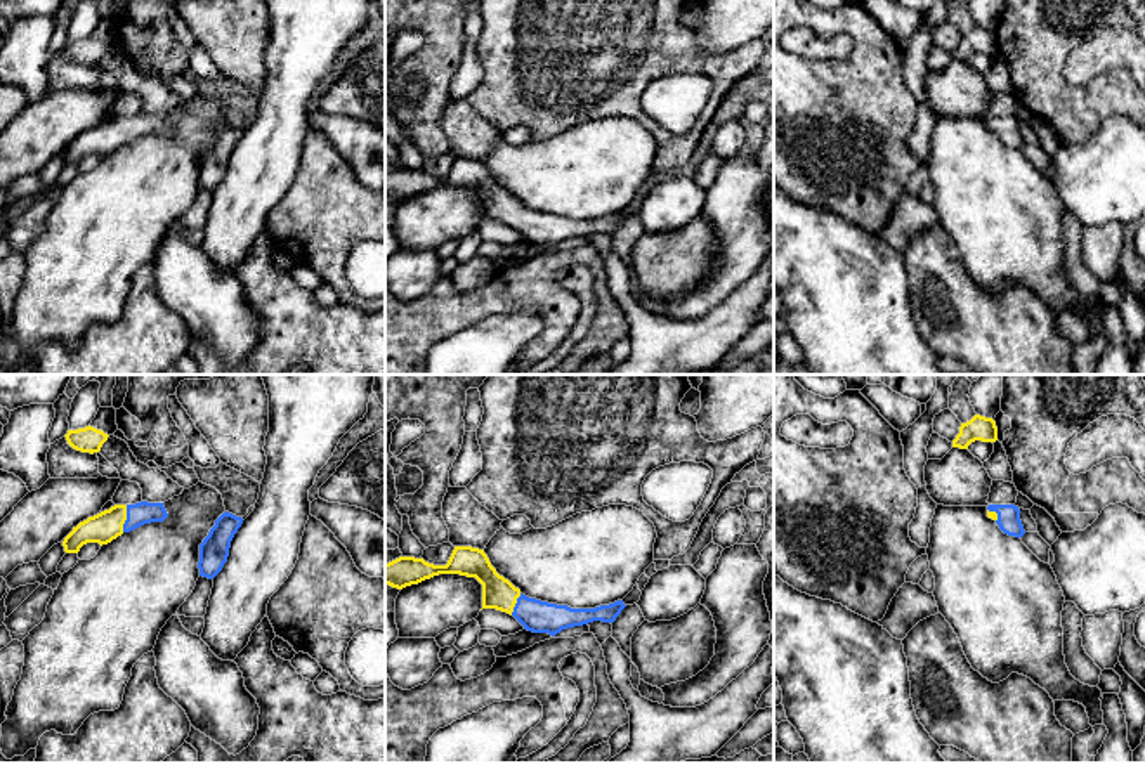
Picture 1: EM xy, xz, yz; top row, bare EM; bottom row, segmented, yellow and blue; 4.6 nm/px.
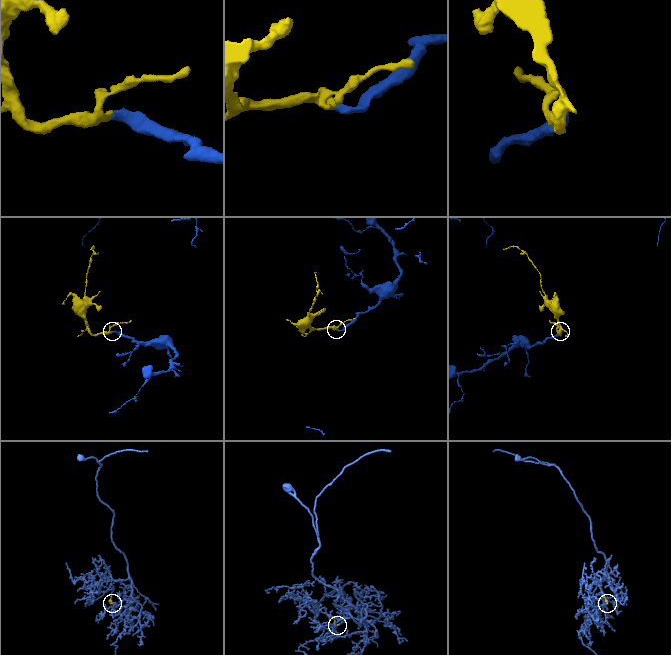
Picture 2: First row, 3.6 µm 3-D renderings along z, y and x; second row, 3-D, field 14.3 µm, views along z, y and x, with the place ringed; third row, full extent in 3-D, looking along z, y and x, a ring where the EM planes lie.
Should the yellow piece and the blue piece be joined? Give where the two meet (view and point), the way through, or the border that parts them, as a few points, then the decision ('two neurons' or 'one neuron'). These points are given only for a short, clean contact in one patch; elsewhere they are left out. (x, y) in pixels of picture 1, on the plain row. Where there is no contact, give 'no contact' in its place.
xy (125, 130) | across xy (106, 137), (125, 130), (139, 125) | one neuron

